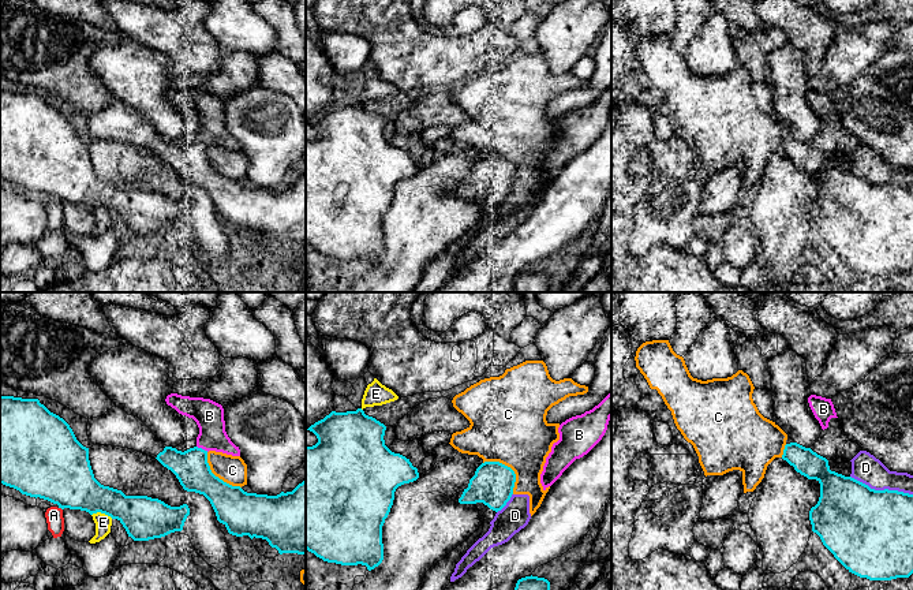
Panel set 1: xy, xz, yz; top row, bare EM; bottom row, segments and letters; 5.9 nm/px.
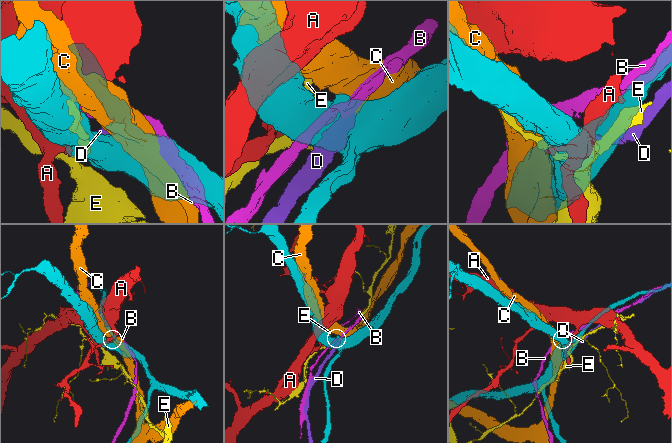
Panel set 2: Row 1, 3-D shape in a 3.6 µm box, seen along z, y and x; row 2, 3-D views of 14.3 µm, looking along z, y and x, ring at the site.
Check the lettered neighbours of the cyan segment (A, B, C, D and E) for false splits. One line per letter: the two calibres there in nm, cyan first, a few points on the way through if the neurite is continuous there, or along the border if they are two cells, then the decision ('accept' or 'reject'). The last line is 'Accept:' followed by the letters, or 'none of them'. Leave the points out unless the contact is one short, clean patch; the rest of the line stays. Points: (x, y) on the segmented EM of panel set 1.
A: 400 nm thick on the cyan side, 100 nm on the other; reject
B: 200 nm thick on the cyan side, 180 nm on the other; reject
C: 240 nm thick on the cyan side, 440 nm on the other; reject
D: 500 nm thick on the cyan side, 170 nm on the other; reject
E: 280 nm thick on the cyan side, 100 nm on the other; reject
Accept: none of them

